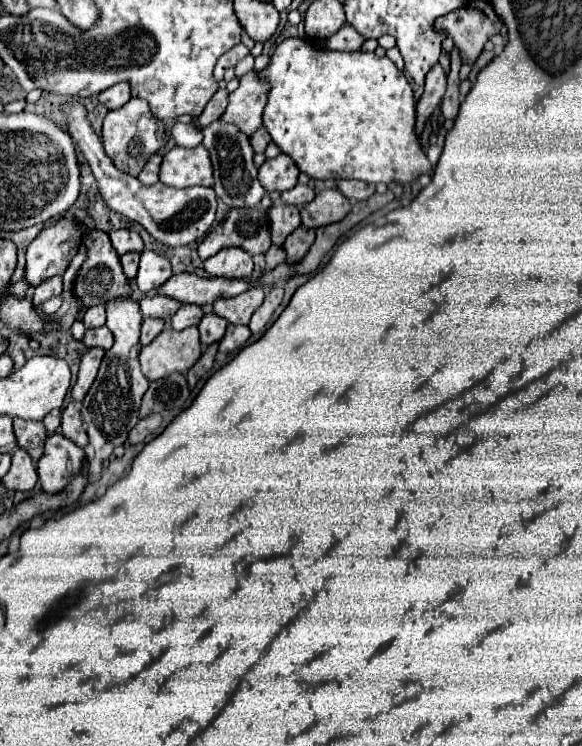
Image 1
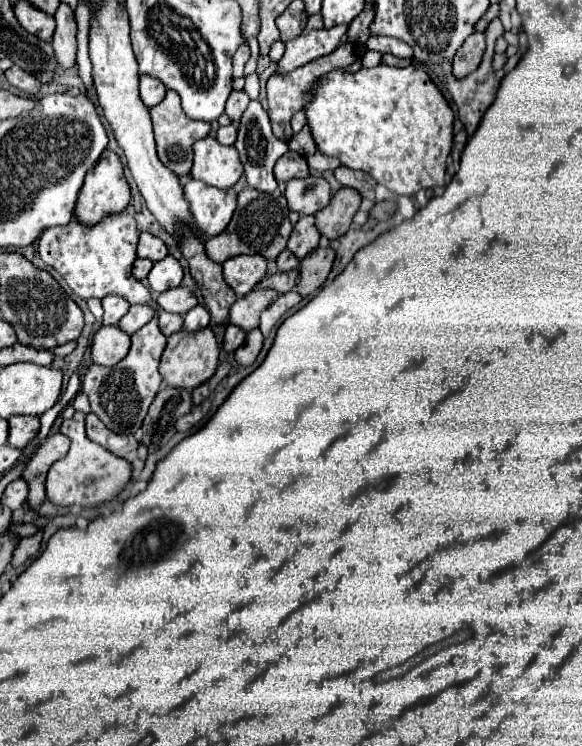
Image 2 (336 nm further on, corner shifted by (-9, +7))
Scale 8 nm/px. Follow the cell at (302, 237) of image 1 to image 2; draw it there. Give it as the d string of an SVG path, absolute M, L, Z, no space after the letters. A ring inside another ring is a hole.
M316 247L308 257L300 261L300 277L296 283L296 291L306 297L314 293L328 277L334 261L334 249L330 247Z

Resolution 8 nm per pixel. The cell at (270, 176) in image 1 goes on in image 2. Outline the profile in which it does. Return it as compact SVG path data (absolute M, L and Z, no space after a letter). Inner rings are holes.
M288 151L276 161L274 175L276 175L276 181L284 181L284 183L294 177L308 177L308 163L304 155Z

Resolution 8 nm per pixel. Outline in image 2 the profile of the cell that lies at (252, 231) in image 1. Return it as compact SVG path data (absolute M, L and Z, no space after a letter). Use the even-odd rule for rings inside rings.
M244 189L238 193L238 207L234 211L232 221L228 223L228 227L216 235L210 237L206 241L206 253L212 261L224 263L228 257L236 257L236 255L252 255L252 253L260 253L266 259L276 259L280 251L284 251L288 235L292 231L292 223L288 219L288 203L286 199L282 201L282 195L274 195L274 193L262 193L256 189Z

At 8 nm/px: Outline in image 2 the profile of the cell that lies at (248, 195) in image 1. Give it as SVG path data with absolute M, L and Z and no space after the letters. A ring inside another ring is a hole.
M251 100L248 109L244 111L244 115L240 119L238 139L236 139L234 147L240 153L240 161L242 161L244 177L248 181L248 185L254 187L254 189L258 189L258 191L272 193L278 187L272 169L274 169L274 163L278 161L278 157L282 157L288 151L288 145L272 135L271 124L268 121L268 113L266 113L266 109L262 107L259 100Z

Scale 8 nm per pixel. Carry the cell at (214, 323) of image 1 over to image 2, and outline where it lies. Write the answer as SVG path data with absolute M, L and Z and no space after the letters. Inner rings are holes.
M228 325L226 331L224 331L224 341L222 341L222 347L228 351L228 353L234 353L242 343L244 343L244 337L246 337L246 331L236 327L236 325Z

